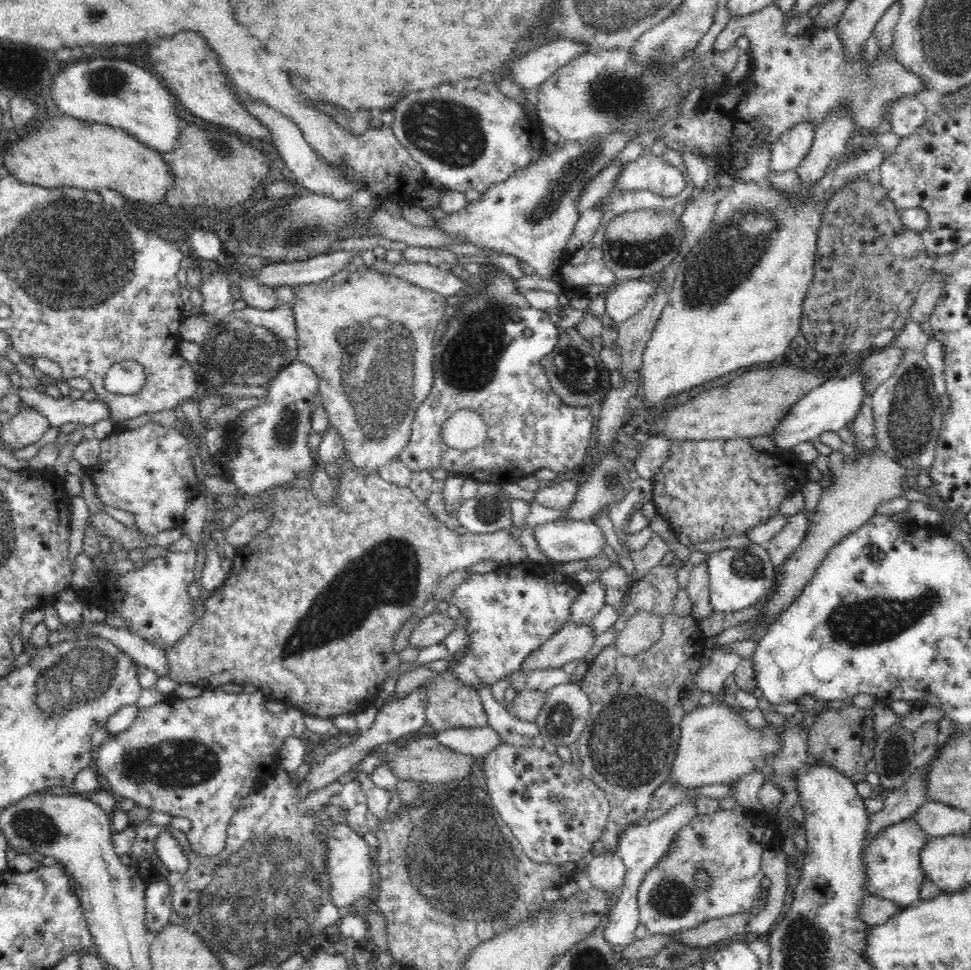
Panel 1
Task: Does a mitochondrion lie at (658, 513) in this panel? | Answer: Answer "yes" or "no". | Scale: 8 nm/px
no

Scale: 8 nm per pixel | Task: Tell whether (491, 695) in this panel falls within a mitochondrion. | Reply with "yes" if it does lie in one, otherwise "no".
no

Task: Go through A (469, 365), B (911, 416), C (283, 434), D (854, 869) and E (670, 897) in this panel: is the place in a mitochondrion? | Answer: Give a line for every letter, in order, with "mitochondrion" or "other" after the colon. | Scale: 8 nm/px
A: mitochondrion
B: mitochondrion
C: mitochondrion
D: other
E: mitochondrion

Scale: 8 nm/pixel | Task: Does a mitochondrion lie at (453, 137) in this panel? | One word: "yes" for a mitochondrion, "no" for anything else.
yes

